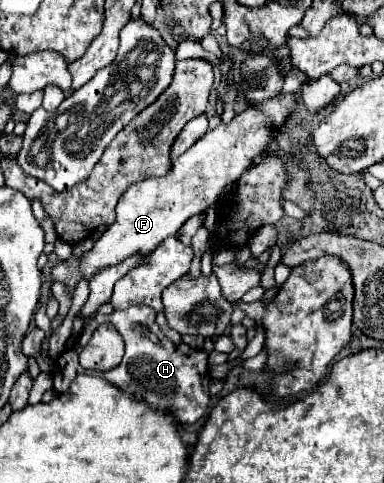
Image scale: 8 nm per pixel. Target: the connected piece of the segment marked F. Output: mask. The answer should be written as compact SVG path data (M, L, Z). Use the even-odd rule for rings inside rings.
M288 93L260 105L250 105L246 111L238 113L230 125L220 123L218 127L210 129L202 139L198 139L186 153L182 153L172 163L168 175L134 183L118 201L118 217L108 227L108 231L100 235L100 239L90 251L82 253L80 257L72 255L70 259L56 263L50 271L52 281L60 281L68 293L74 293L80 281L90 281L98 271L118 265L128 257L148 255L166 237L176 235L184 221L212 207L218 201L222 189L228 183L236 181L252 165L252 161L262 155L266 141L270 139L270 131L284 123L288 113L294 109L294 103L294 93Z

